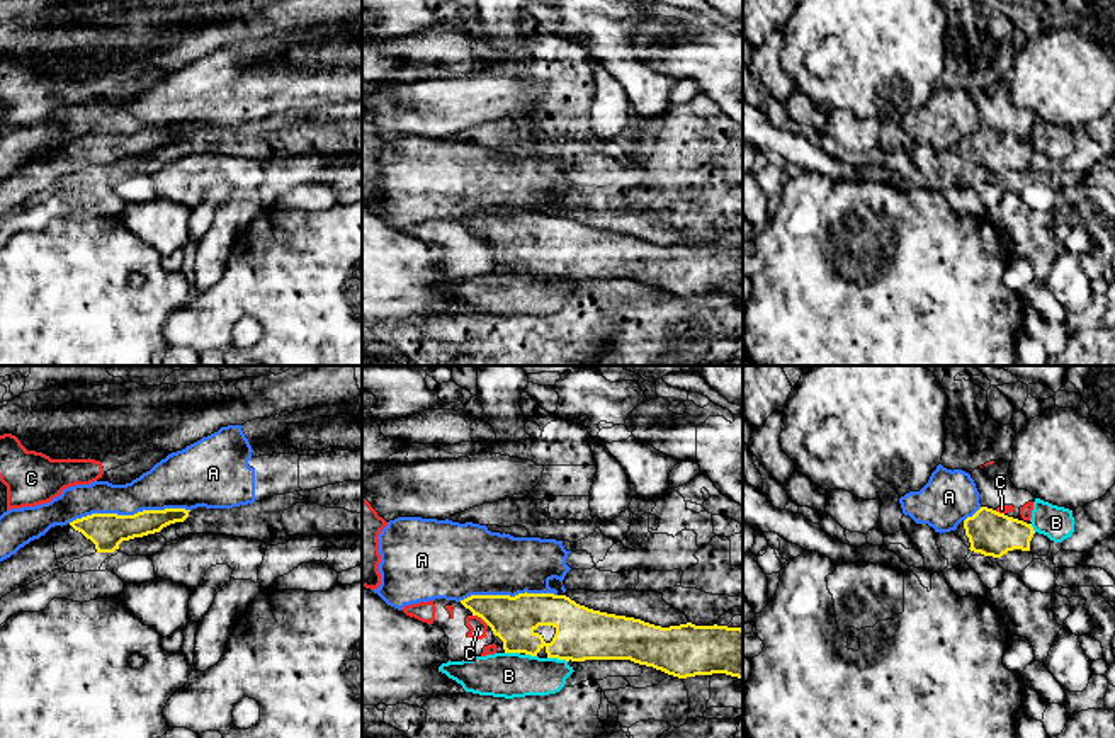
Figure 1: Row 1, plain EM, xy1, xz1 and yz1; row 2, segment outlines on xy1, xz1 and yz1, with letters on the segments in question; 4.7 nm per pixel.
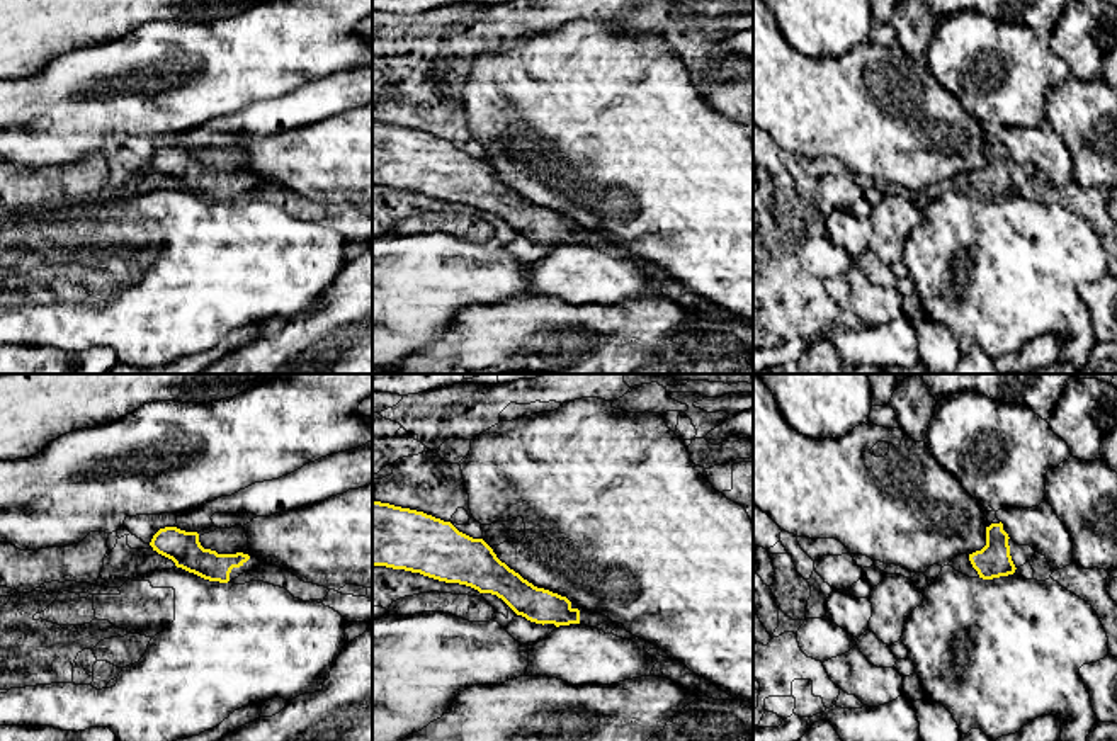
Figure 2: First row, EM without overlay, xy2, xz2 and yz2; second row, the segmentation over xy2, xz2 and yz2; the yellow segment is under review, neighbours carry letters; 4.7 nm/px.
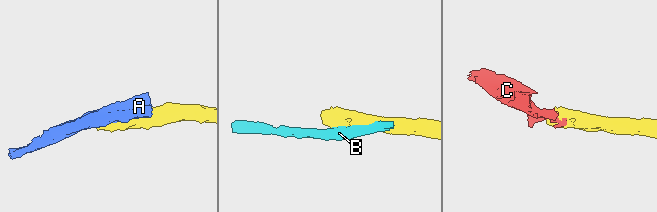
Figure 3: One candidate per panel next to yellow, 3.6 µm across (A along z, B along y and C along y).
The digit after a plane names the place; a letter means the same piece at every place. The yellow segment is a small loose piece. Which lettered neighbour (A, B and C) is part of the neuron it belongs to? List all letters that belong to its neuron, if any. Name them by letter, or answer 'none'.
none

